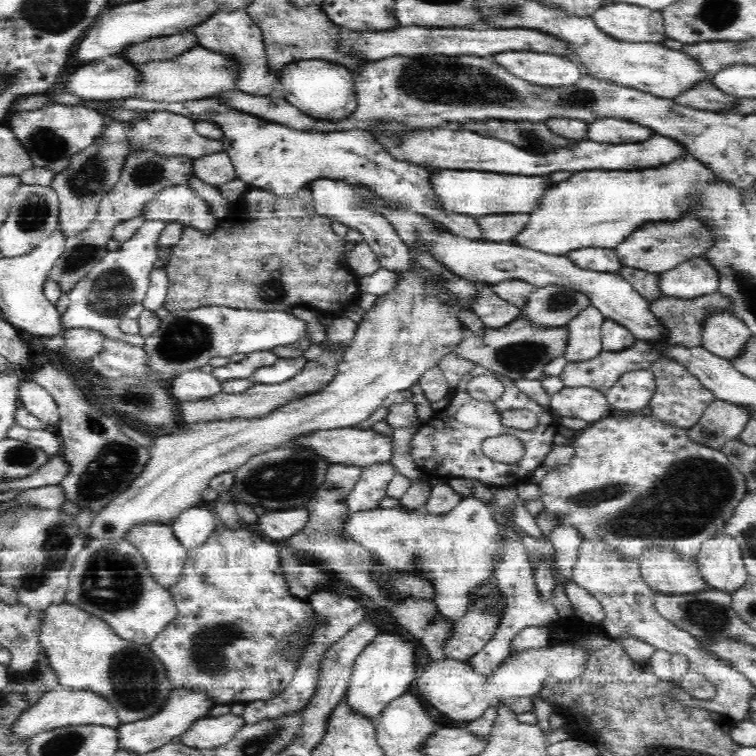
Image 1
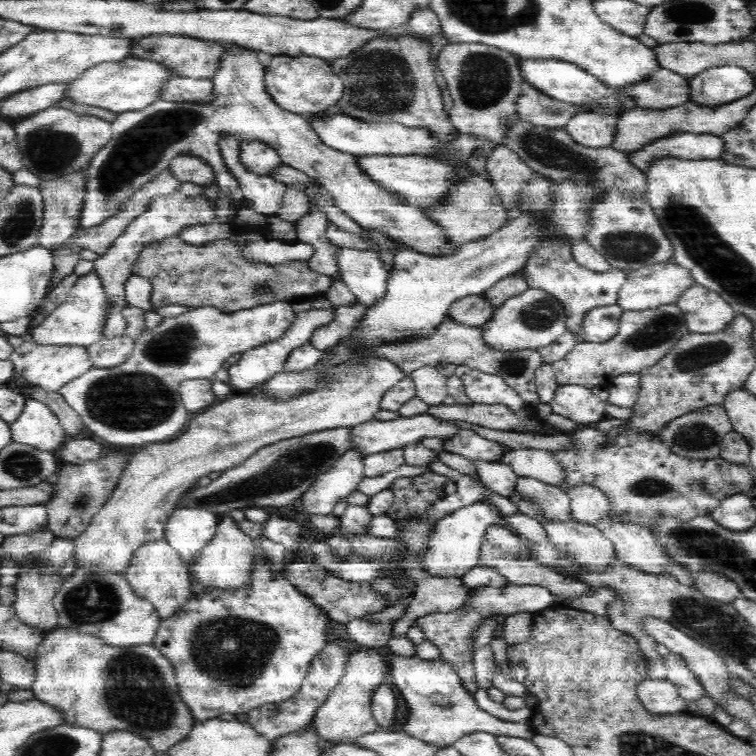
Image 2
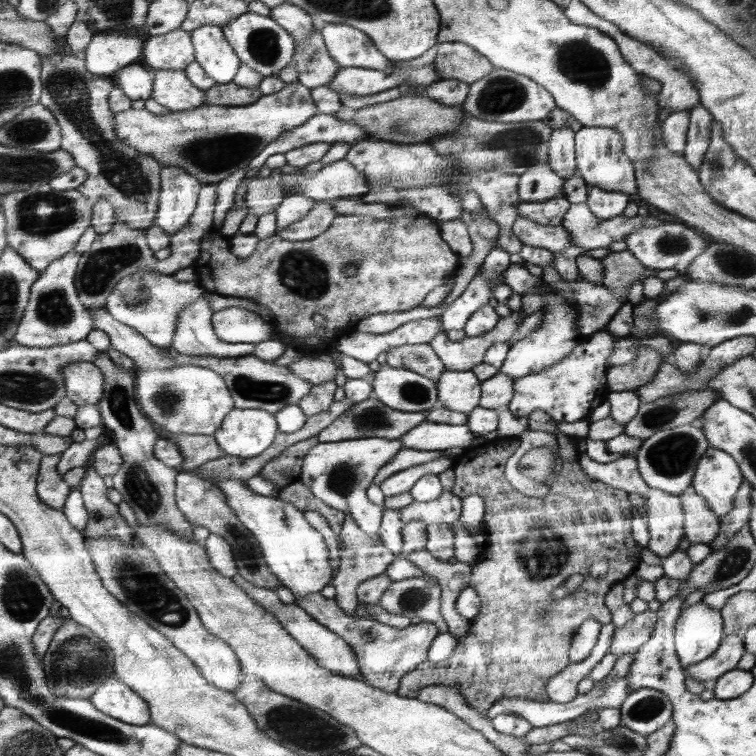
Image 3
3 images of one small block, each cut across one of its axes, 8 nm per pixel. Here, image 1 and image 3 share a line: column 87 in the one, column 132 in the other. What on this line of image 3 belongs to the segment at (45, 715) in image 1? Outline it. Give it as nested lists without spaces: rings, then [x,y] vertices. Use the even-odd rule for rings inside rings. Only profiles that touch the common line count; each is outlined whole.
[[[116,676],[100,687],[90,700],[106,714],[123,721],[137,725],[152,723],[150,703]]]

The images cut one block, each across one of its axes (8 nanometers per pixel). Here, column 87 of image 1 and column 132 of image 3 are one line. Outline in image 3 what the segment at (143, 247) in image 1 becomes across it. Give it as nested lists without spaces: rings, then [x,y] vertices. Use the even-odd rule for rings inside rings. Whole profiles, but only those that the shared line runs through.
[[[145,269],[122,280],[110,296],[106,308],[118,320],[124,321],[132,328],[137,328],[144,336],[149,337],[155,345],[165,348],[166,346],[173,346],[180,314],[190,304],[198,302],[205,291],[198,281],[180,282],[173,275],[164,275]]]

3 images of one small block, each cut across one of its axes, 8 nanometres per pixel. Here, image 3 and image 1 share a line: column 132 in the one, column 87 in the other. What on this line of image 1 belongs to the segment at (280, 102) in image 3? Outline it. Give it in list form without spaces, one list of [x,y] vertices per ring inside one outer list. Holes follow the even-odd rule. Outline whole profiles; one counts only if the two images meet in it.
[[[50,102],[48,106],[30,111],[11,113],[5,122],[22,145],[26,146],[35,167],[52,169],[60,173],[70,165],[72,156],[84,151],[99,133],[103,126],[108,124],[94,109],[84,106],[73,106]]]

